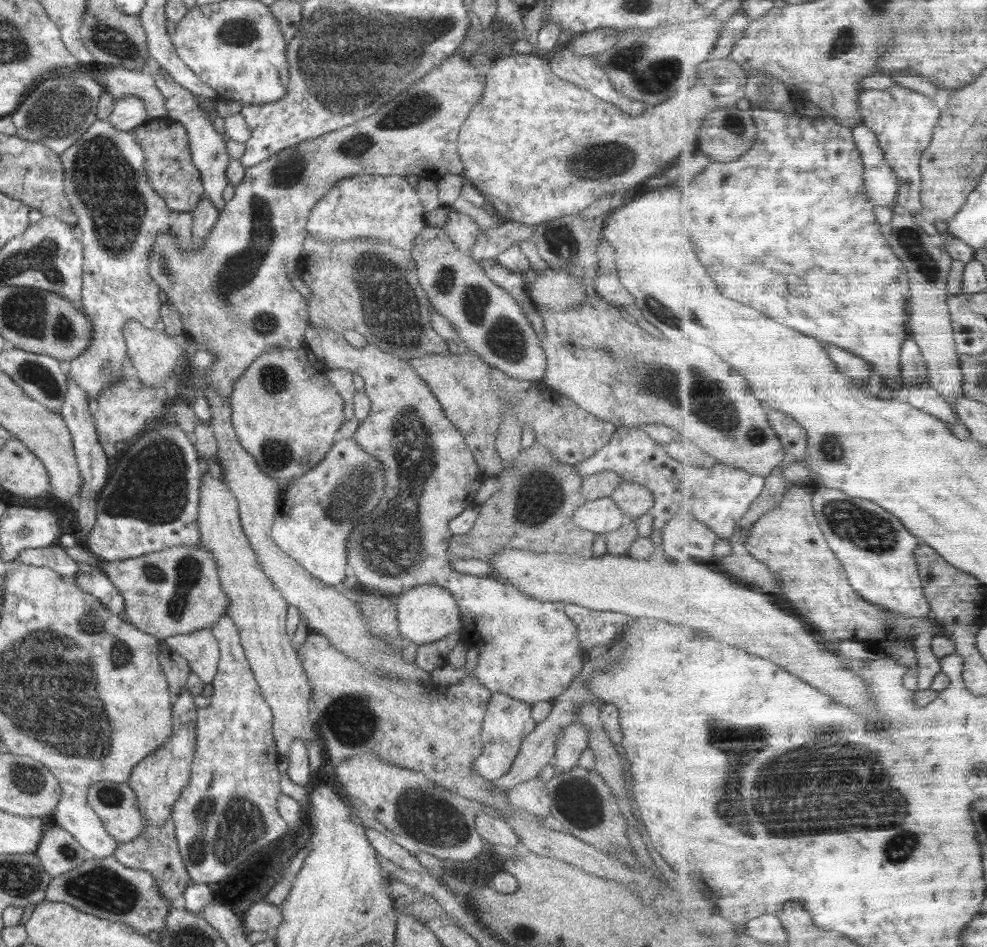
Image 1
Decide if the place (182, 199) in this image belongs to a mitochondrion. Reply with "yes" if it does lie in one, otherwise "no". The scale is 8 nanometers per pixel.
no

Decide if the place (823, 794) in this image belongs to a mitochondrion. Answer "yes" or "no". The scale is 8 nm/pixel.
yes

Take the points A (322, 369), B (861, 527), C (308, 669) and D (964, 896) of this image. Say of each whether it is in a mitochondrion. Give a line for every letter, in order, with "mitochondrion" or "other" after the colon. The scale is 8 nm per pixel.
A: other
B: mitochondrion
C: other
D: other

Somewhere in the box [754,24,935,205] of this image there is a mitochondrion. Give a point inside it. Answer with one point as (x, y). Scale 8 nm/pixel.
(769, 92)

